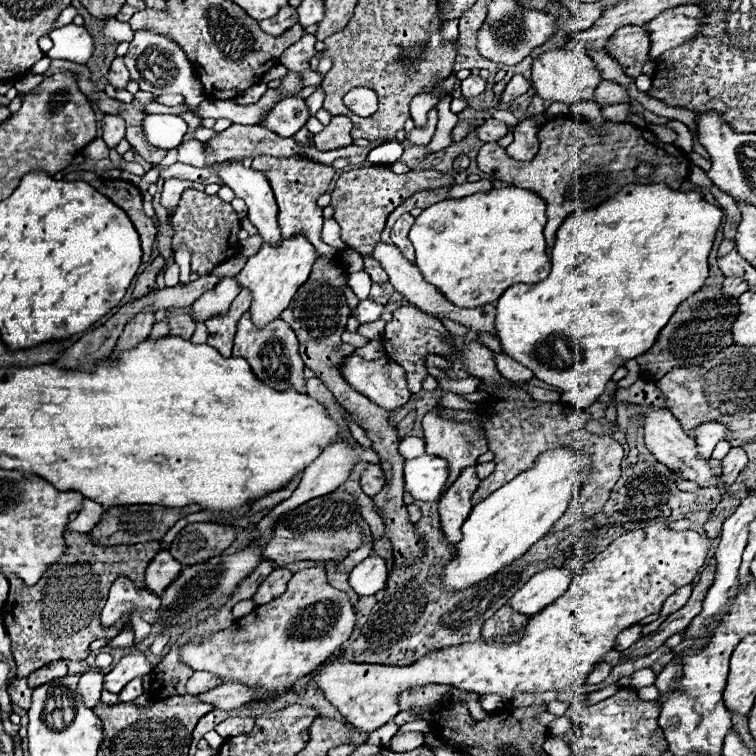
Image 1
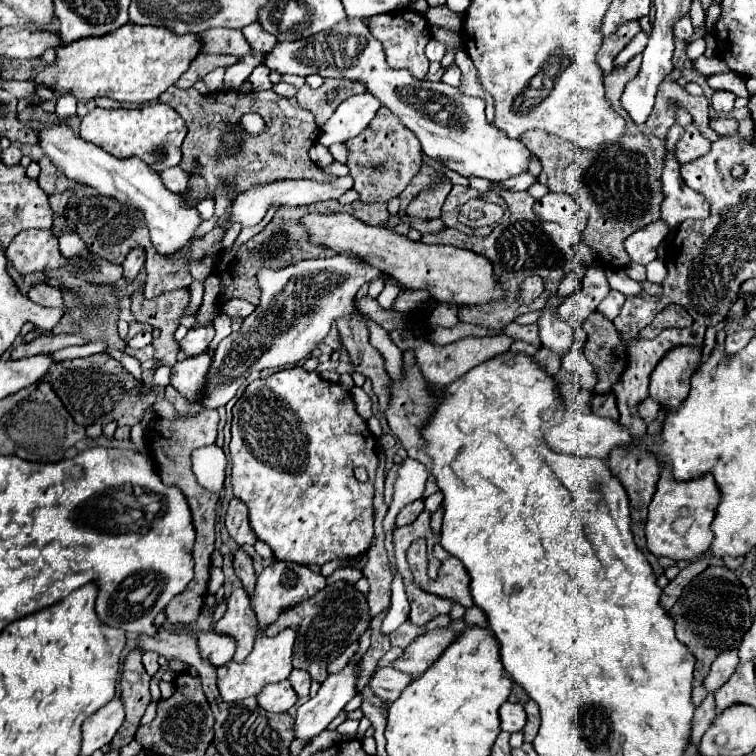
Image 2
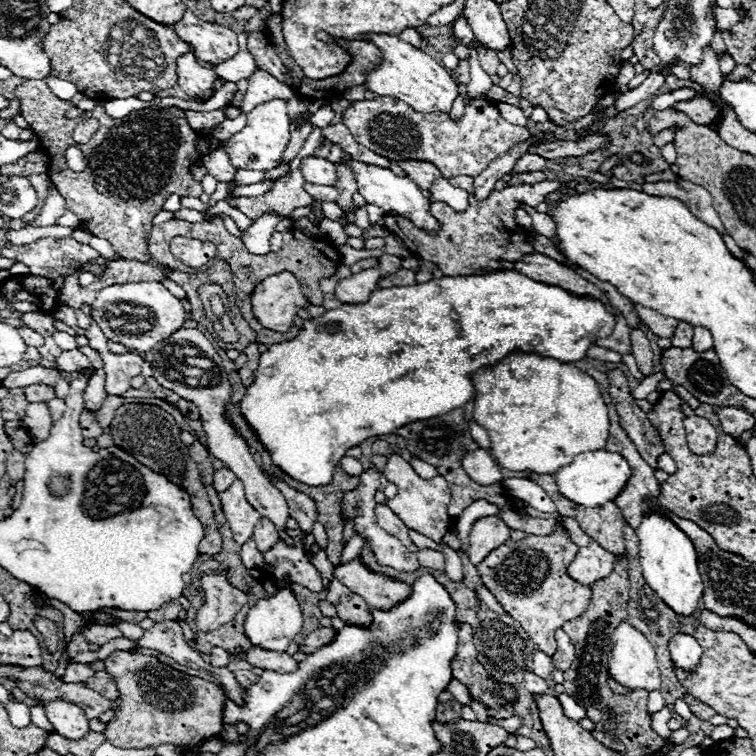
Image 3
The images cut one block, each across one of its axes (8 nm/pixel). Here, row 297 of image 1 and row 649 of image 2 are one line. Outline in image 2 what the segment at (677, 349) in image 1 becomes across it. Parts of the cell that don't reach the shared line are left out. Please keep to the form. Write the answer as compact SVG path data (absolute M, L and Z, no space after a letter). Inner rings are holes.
M710 564L684 588L682 596L670 610L670 616L676 620L676 636L696 656L694 686L702 686L716 656L728 648L738 648L744 632L750 628L750 604L746 588L732 570Z

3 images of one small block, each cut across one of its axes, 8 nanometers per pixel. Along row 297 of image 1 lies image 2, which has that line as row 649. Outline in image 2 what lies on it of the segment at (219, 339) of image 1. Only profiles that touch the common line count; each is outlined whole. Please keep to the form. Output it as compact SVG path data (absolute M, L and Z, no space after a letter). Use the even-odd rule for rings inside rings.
M242 586L236 588L230 594L226 604L228 604L228 610L214 624L214 630L222 632L222 634L230 634L230 636L234 636L238 640L238 648L236 648L234 660L242 662L250 654L250 650L254 646L254 640L258 636L256 614L252 614L250 596L248 596L248 592Z

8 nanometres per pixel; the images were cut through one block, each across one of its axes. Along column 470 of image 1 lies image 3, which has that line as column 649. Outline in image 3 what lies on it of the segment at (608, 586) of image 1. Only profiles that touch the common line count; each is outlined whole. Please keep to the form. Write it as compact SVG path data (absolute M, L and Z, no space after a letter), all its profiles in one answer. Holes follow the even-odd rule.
M628 622L618 624L612 636L612 649L608 652L608 672L610 676L628 690L658 690L660 688L660 668L656 660L654 646Z

